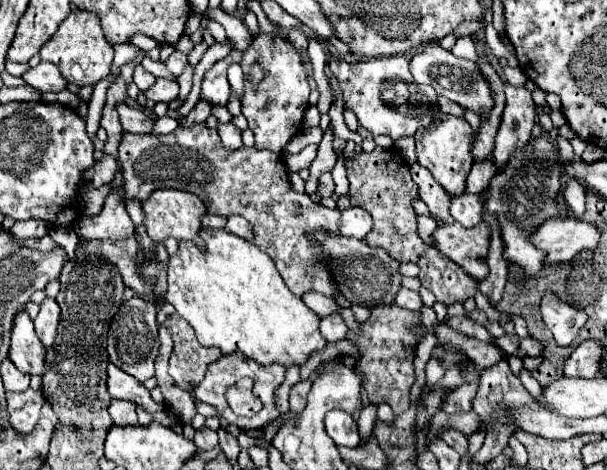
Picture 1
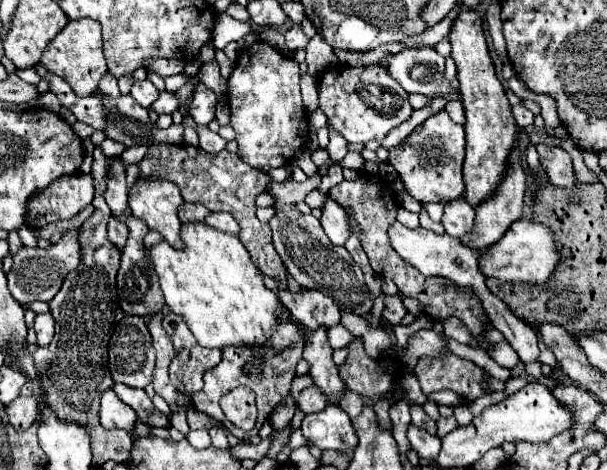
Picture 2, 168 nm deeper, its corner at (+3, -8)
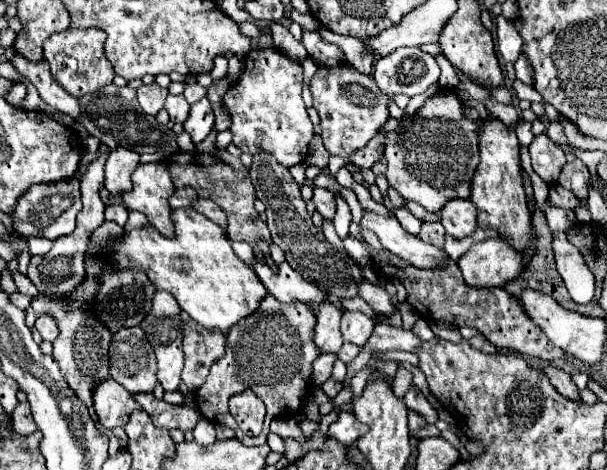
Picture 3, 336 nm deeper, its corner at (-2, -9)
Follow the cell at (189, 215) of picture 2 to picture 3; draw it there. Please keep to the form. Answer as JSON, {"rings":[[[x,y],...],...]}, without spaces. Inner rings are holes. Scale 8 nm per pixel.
{"rings":[[[178,188],[176,194],[170,198],[170,206],[174,210],[178,208],[192,208],[192,204],[198,200],[198,194],[194,188]]]}

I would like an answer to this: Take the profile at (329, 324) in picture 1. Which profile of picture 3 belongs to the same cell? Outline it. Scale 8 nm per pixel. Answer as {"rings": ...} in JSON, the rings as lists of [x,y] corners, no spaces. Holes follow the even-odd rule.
{"rings":[[[344,312],[342,314],[342,338],[344,342],[352,342],[356,346],[364,346],[364,342],[370,338],[374,328],[374,320],[368,318],[362,312]]]}

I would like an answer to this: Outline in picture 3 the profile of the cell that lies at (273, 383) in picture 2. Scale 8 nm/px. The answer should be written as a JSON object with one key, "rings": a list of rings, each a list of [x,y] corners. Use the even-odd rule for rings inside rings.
{"rings":[[[270,294],[260,302],[260,308],[240,320],[232,330],[226,334],[226,354],[218,362],[212,364],[210,374],[206,378],[206,384],[196,392],[196,406],[204,418],[210,422],[226,424],[232,428],[230,422],[230,412],[228,412],[228,398],[232,394],[238,394],[246,388],[250,388],[264,404],[266,404],[266,418],[264,418],[264,430],[262,434],[268,434],[270,422],[280,416],[280,414],[296,414],[302,404],[302,394],[306,392],[310,384],[310,374],[312,374],[312,362],[320,356],[320,350],[314,346],[312,336],[314,336],[314,326],[316,326],[316,314],[302,302],[296,304],[282,304]]]}

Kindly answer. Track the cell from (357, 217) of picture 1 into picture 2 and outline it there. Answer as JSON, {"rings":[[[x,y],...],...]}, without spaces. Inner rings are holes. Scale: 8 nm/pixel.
{"rings":[[[325,199],[323,207],[321,207],[321,227],[323,231],[327,233],[327,237],[331,239],[333,245],[345,245],[345,241],[349,239],[349,233],[347,233],[347,213],[345,209],[335,203],[333,199]]]}

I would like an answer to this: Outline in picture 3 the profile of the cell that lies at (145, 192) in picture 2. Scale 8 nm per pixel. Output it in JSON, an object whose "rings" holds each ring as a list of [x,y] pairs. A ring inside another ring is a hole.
{"rings":[[[140,164],[132,174],[134,188],[132,192],[124,194],[122,200],[128,206],[128,210],[142,212],[148,222],[166,238],[174,238],[174,222],[172,222],[172,208],[168,204],[170,196],[176,192],[176,186],[172,184],[172,178],[168,174],[168,168],[164,164]]]}

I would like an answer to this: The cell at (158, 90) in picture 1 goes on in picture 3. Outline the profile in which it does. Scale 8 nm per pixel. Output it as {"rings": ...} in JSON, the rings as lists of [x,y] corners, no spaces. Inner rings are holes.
{"rings":[[[168,94],[164,108],[168,110],[172,122],[186,122],[190,112],[190,104],[184,100],[184,96],[172,96],[172,94]]]}

